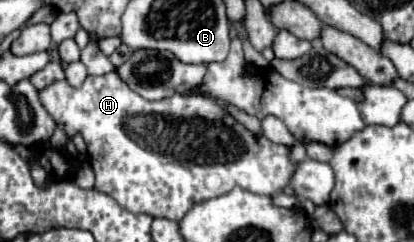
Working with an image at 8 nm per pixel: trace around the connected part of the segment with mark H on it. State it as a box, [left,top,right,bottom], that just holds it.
[39,72,295,220]

